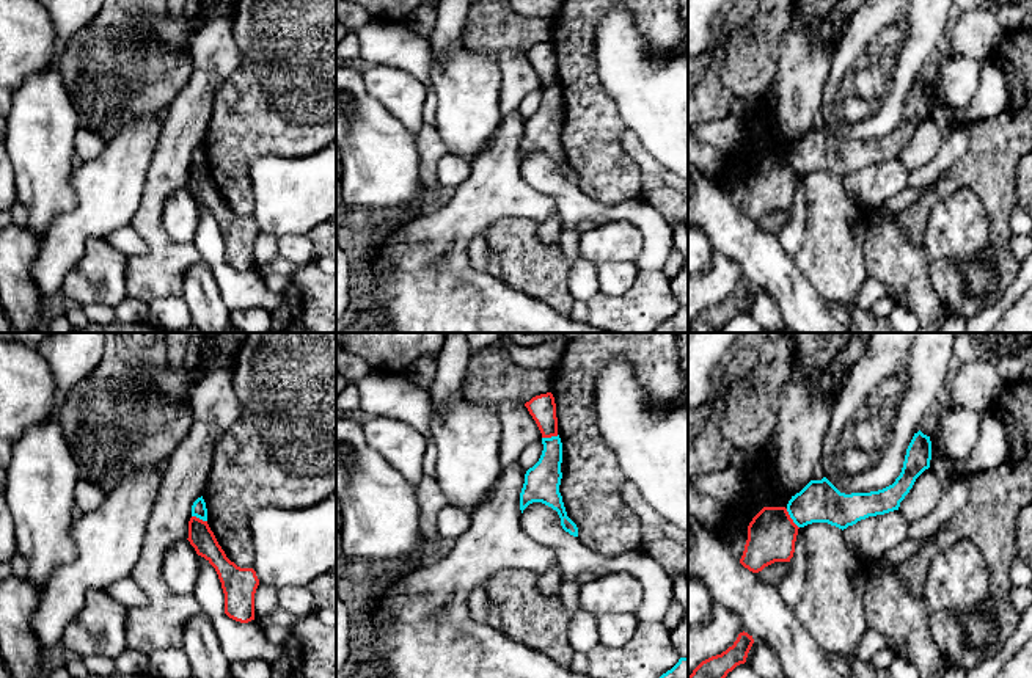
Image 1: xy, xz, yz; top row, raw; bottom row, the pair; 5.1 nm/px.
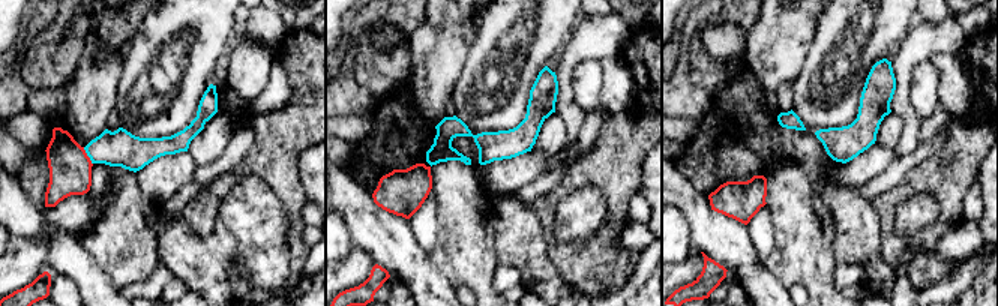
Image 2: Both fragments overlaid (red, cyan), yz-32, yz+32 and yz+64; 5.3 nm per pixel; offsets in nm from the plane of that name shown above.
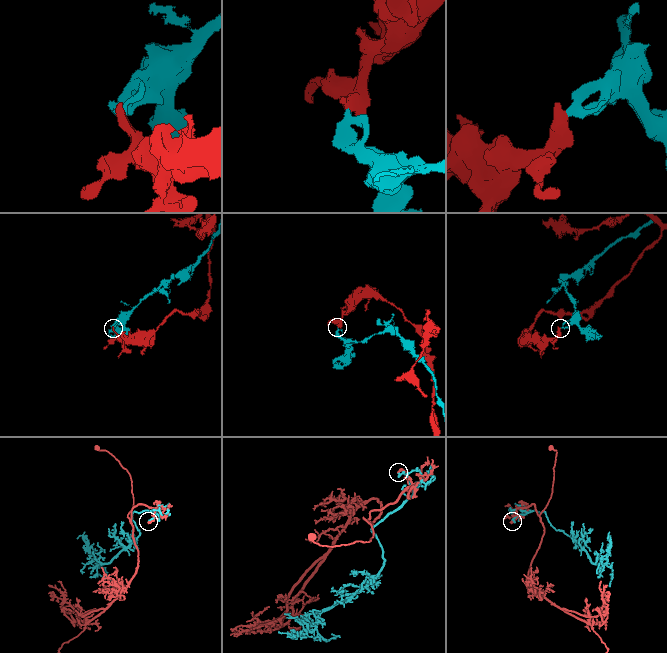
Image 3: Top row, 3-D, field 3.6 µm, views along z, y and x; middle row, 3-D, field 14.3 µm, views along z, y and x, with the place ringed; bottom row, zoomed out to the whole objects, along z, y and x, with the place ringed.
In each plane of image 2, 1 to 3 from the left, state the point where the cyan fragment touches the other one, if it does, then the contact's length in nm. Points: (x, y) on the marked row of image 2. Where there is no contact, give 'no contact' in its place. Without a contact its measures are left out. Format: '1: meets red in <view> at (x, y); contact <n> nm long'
1: meets red in yz-32 at (87, 156); contact 110 nm long
2: no contact
3: no contact

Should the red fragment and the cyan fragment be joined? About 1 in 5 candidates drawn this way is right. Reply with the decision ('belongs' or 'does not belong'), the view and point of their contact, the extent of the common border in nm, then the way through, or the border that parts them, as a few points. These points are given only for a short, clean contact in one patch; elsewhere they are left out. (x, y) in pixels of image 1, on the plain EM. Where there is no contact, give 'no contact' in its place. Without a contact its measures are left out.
does not belong; meets red in yz at (790, 167); contact 120 nm long; border along yz (786, 157), (798, 176)

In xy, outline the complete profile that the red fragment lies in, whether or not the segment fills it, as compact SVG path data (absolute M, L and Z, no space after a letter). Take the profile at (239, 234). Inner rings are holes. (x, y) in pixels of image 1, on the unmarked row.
M192 165L187 188L215 217L225 242L225 262L240 272L254 268L256 220L240 217L226 206L207 170Z

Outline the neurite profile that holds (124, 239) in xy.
M130 226L113 231L107 242L129 259L148 253L146 242Z

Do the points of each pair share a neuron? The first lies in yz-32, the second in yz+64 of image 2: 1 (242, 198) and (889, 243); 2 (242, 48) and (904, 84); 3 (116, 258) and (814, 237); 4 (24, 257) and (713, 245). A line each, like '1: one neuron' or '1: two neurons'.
1: two neurons
2: two neurons
3: one neuron
4: two neurons

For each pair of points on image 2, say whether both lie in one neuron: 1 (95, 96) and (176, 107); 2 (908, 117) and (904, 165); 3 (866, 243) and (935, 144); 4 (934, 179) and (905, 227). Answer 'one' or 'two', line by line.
1: two
2: two
3: one
4: two

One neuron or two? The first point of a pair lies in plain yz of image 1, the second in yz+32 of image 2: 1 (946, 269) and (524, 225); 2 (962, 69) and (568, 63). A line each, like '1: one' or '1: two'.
1: two
2: two

